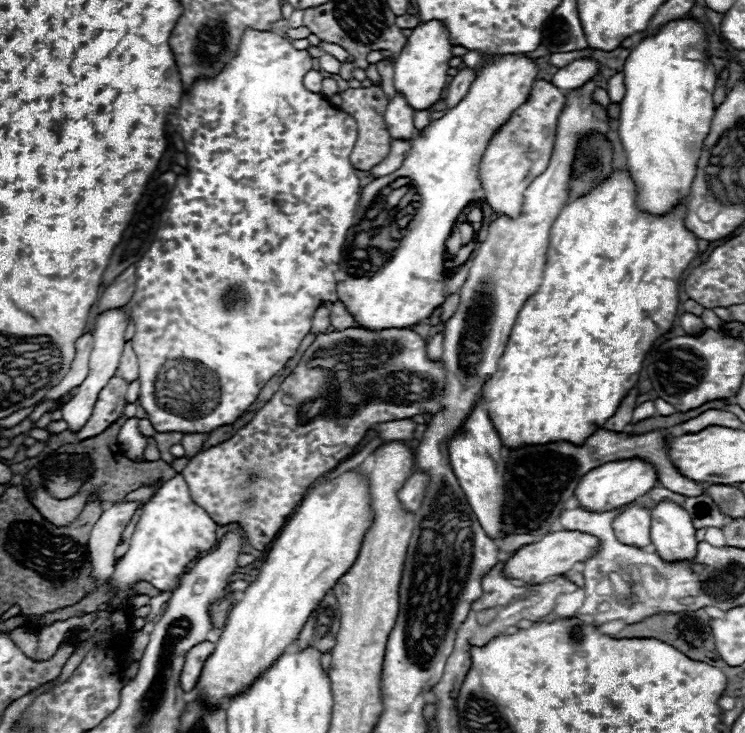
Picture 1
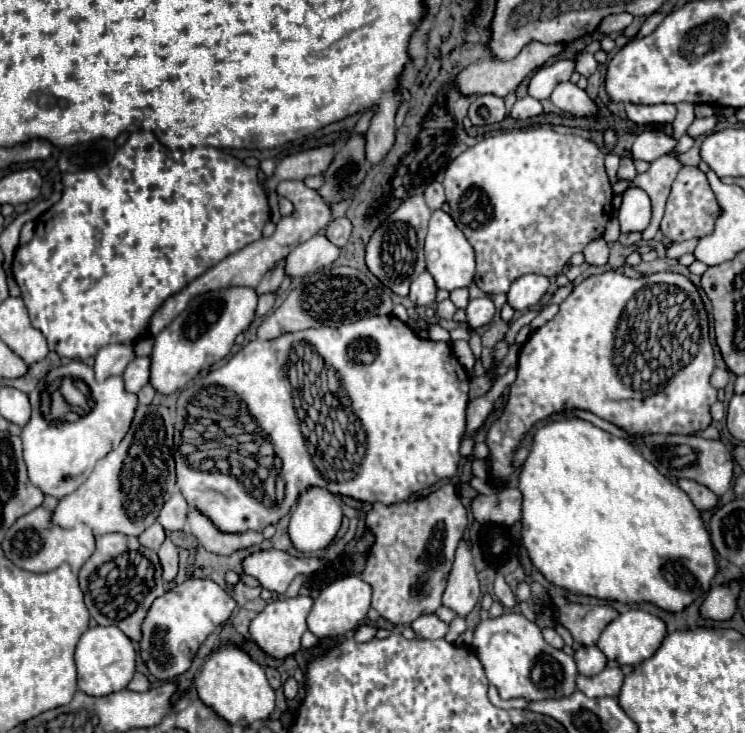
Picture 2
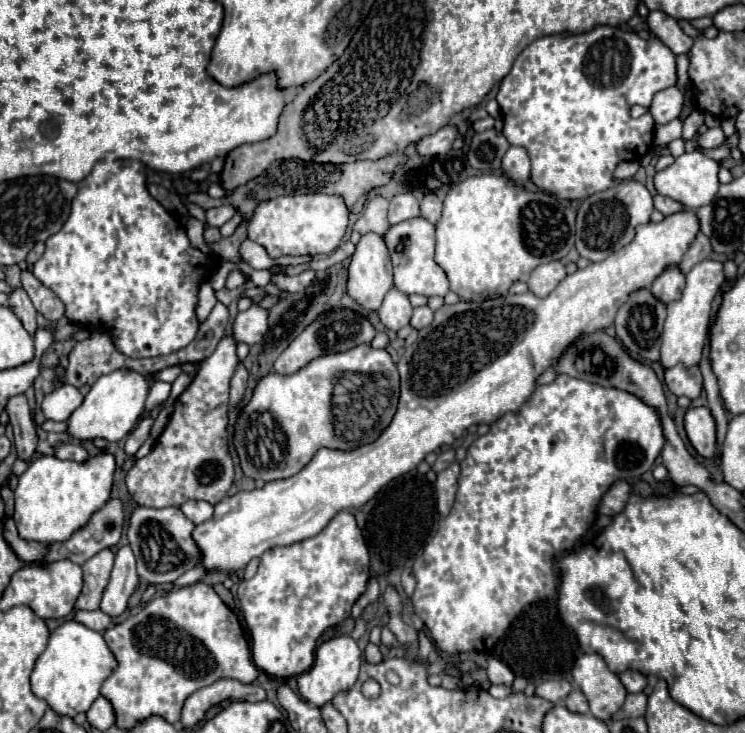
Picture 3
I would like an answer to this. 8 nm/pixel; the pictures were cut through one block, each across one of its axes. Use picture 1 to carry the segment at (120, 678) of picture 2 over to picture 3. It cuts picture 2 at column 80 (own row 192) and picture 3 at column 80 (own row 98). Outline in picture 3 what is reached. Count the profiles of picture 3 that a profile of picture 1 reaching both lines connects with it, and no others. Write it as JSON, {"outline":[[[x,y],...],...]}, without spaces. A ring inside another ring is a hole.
{"outline":[[[68,620],[60,624],[52,634],[46,650],[36,660],[32,670],[32,692],[38,698],[44,698],[50,708],[60,716],[76,716],[88,712],[92,702],[100,696],[104,680],[114,672],[116,658],[104,642],[104,636],[88,626]]]}

